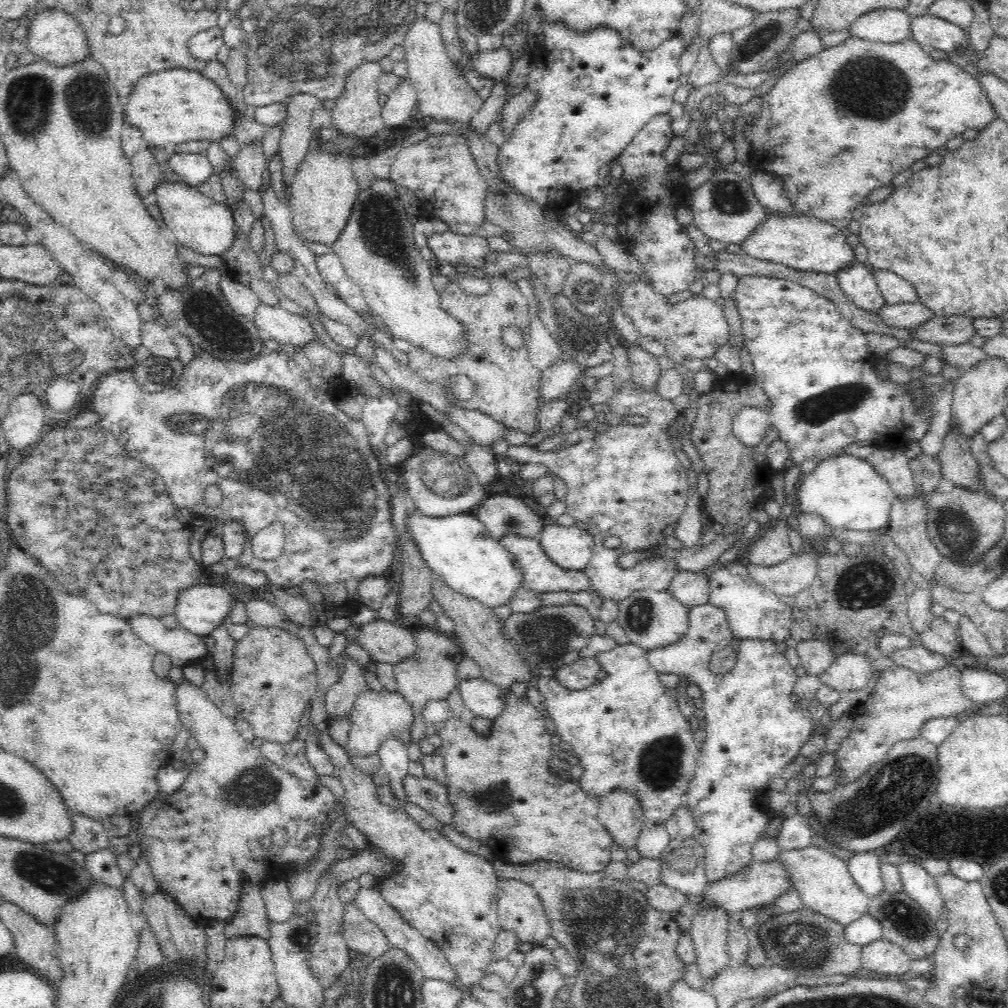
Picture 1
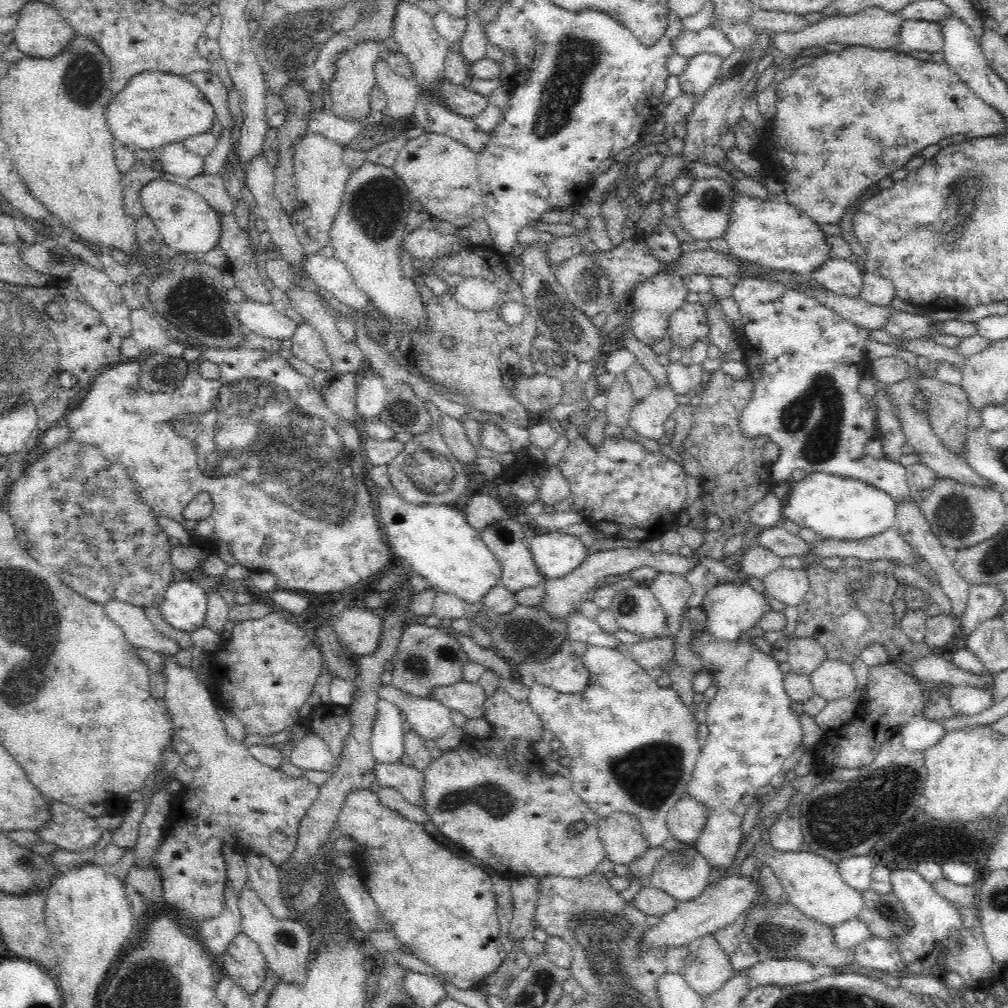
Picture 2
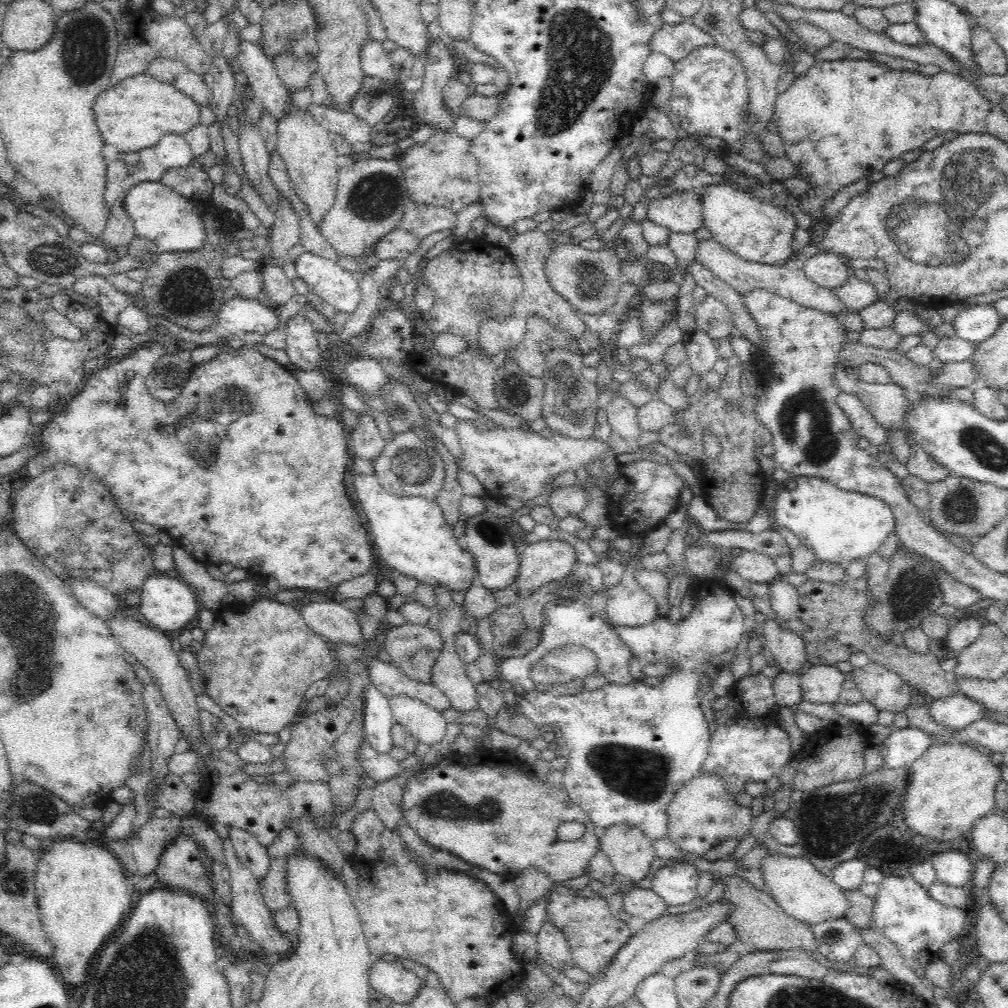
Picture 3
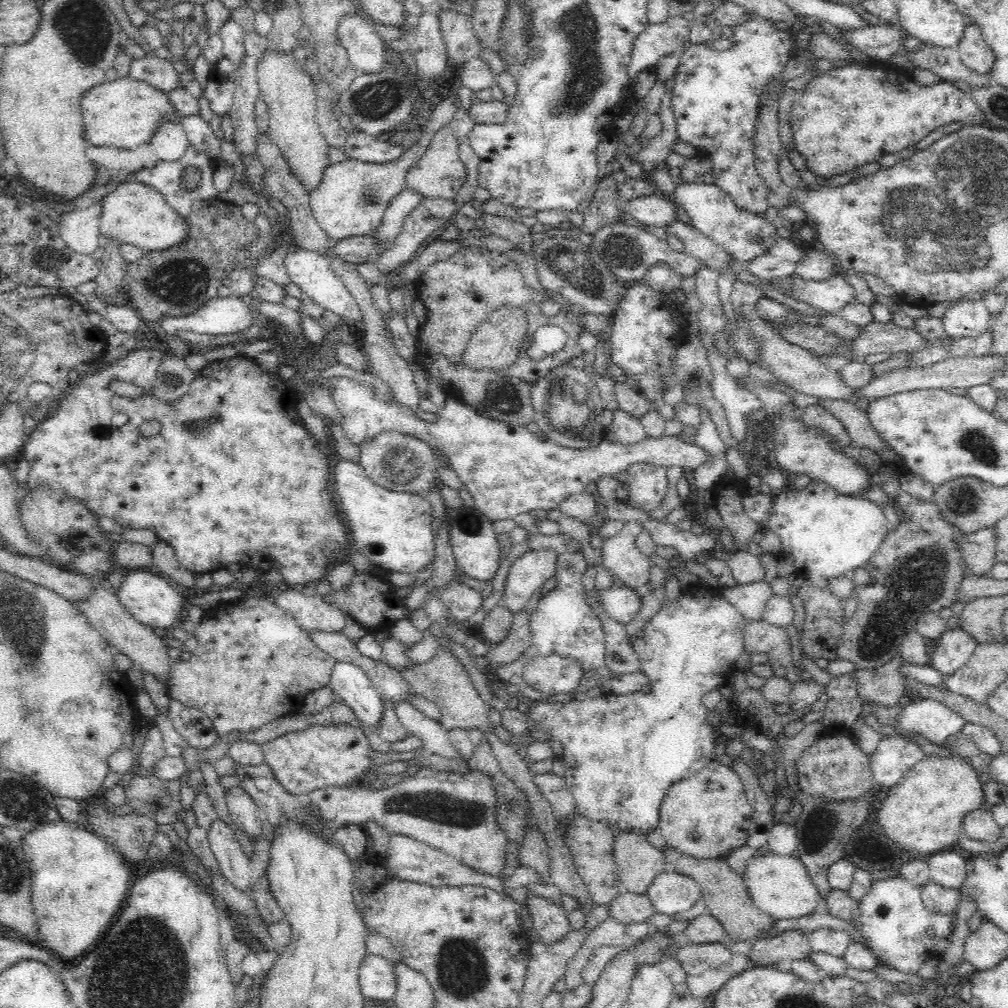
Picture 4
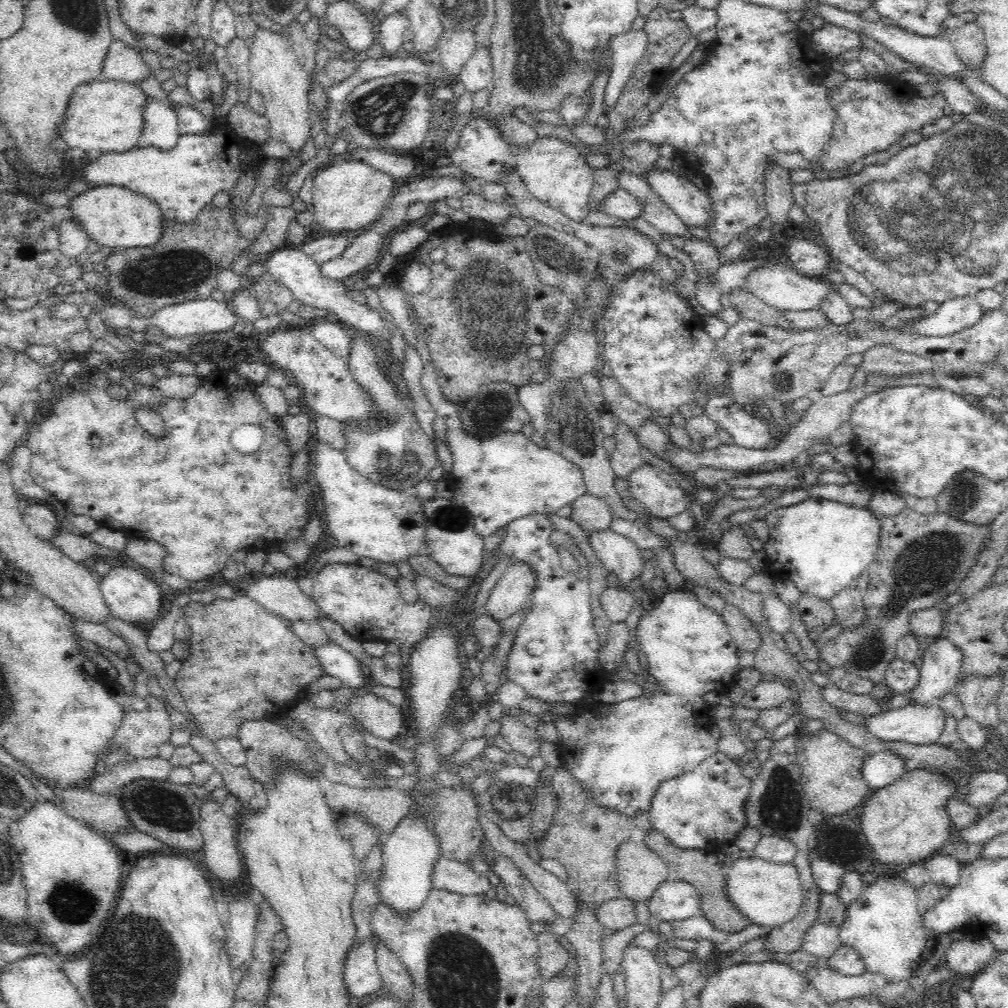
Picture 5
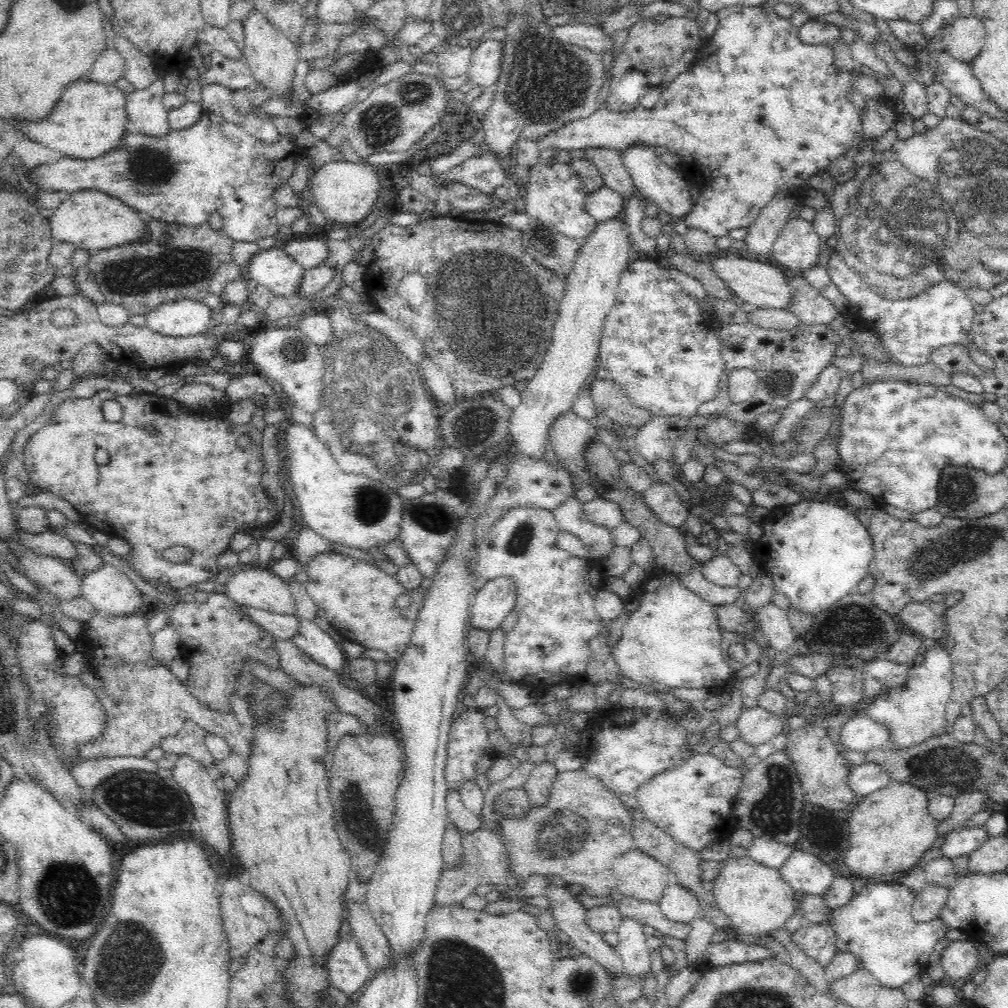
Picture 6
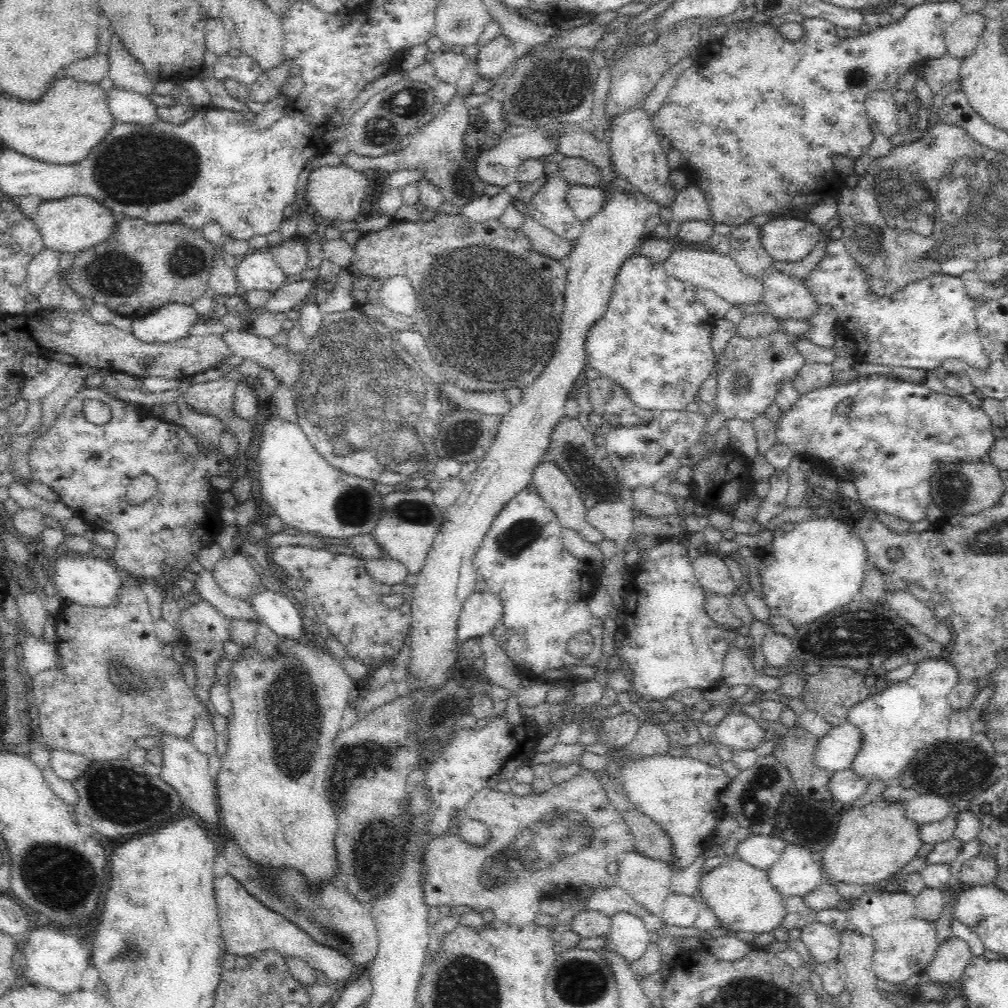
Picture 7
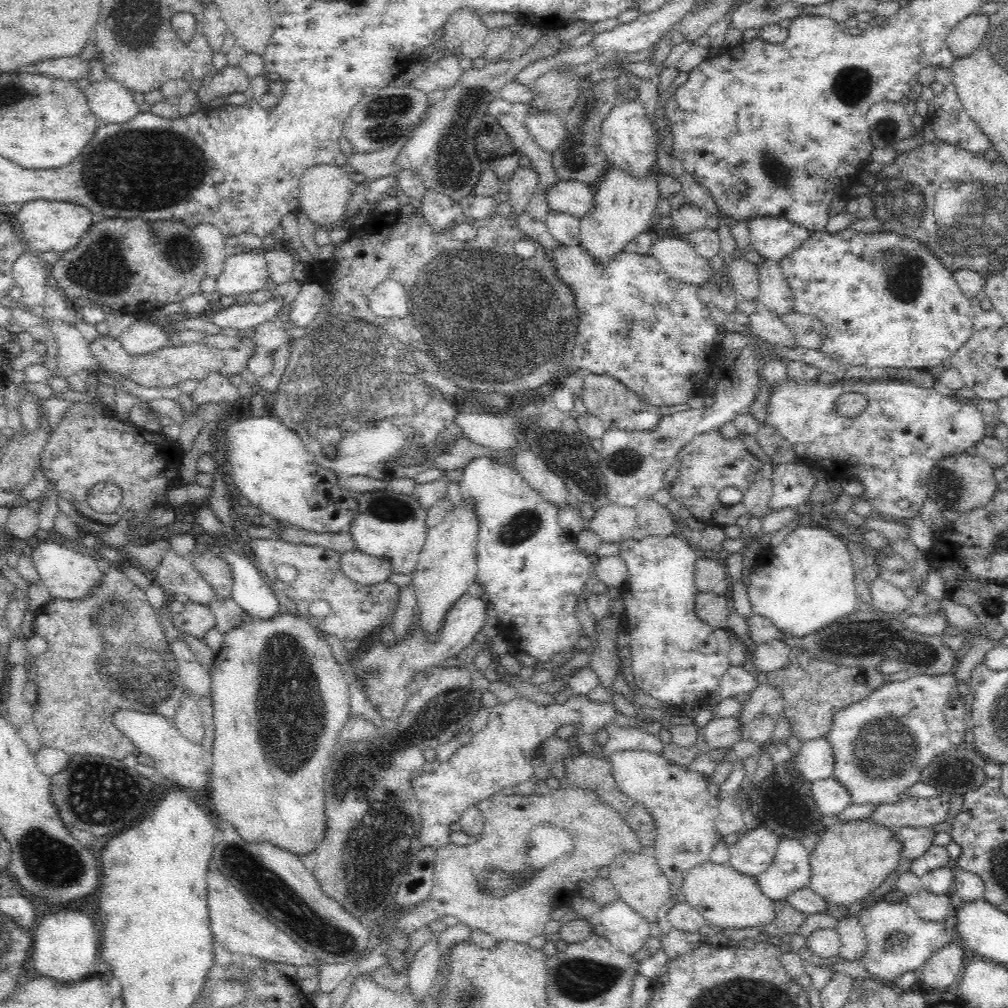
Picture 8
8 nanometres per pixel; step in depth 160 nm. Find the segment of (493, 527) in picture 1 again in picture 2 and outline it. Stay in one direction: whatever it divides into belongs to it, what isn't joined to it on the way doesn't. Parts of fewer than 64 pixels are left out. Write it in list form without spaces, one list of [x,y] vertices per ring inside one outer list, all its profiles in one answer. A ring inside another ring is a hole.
[[[472,493],[457,507],[464,513],[468,525],[479,531],[494,520],[508,518],[504,505],[498,499],[486,494]]]

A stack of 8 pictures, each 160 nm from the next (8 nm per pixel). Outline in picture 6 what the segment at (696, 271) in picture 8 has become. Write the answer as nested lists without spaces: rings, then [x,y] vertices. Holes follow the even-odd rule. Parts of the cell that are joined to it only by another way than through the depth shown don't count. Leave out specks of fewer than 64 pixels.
[[[721,252],[713,256],[704,258],[708,265],[712,267],[712,271],[716,273],[716,277],[724,281],[724,285],[738,297],[756,309],[758,308],[786,308],[786,304],[790,302],[790,298],[794,296],[794,289],[788,285],[786,274],[789,273],[780,265],[768,264],[748,259],[746,256],[737,252]]]

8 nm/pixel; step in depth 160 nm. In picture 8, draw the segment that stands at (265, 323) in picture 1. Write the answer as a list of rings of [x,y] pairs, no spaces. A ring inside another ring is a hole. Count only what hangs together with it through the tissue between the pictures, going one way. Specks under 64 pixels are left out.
[[[137,320],[119,335],[120,345],[130,355],[145,355],[161,349],[168,342],[169,331],[165,323],[160,326],[157,321]]]

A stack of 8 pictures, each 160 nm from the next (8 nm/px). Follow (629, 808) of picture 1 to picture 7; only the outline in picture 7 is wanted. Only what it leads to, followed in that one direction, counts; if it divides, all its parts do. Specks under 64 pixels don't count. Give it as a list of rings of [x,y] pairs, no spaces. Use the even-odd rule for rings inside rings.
[[[637,851],[621,853],[617,858],[618,869],[614,877],[614,884],[624,889],[640,908],[658,917],[663,913],[666,897],[671,894],[669,886],[674,874],[673,868],[662,860],[654,860]]]

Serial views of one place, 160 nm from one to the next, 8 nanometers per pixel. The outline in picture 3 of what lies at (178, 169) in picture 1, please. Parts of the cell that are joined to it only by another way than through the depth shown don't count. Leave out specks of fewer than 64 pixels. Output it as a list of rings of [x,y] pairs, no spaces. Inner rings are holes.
[[[163,134],[154,148],[156,148],[160,164],[165,169],[188,166],[195,159],[187,140],[182,134]]]

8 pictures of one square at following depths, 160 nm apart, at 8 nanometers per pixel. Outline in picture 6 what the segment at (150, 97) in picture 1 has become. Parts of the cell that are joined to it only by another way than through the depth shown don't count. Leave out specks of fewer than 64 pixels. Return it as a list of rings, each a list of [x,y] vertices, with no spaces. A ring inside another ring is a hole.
[[[83,78],[65,88],[63,96],[45,118],[22,122],[20,133],[41,147],[64,152],[65,157],[89,160],[119,148],[126,124],[125,94],[112,83],[96,83]]]

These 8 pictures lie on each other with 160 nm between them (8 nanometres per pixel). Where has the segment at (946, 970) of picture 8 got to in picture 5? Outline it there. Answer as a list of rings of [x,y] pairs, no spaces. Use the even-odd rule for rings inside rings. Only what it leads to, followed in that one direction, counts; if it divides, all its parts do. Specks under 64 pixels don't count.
[[[964,937],[951,942],[943,964],[960,978],[977,974],[983,967],[994,962],[1000,953],[986,937]]]

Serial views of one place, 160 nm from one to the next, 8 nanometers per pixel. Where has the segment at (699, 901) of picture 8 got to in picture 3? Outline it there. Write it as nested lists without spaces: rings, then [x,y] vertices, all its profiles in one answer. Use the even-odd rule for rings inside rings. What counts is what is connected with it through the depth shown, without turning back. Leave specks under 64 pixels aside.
[[[768,853],[760,862],[760,869],[762,869],[762,879],[768,887],[768,894],[774,897],[780,908],[788,916],[801,920],[809,926],[839,919],[848,908],[848,899],[844,897],[844,891],[834,884],[830,876],[818,872],[804,857]]]

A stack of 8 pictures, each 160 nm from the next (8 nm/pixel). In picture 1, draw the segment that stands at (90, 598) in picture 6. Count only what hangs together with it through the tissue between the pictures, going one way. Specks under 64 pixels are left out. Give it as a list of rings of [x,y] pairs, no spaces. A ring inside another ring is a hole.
[[[195,585],[181,591],[174,614],[178,627],[201,638],[209,636],[228,614],[235,600],[218,586]]]

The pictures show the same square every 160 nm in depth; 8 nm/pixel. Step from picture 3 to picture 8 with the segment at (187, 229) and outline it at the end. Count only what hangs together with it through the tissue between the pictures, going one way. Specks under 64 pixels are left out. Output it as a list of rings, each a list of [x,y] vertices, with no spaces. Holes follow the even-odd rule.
[[[38,199],[23,203],[11,219],[17,231],[25,238],[24,244],[29,251],[38,254],[41,252],[61,254],[66,250],[70,250],[76,242],[81,240],[95,218],[92,211],[84,206],[70,202]]]

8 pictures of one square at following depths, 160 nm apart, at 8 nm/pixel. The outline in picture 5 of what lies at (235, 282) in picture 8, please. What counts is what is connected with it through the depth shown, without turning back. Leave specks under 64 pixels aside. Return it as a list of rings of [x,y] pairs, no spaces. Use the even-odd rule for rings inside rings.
[[[289,246],[280,248],[268,256],[262,258],[265,267],[265,276],[290,289],[293,298],[300,301],[300,304],[326,308],[334,317],[338,317],[341,324],[351,329],[363,330],[370,335],[389,336],[392,330],[390,322],[384,320],[380,313],[368,305],[357,304],[348,297],[346,286],[339,280],[330,280],[320,275],[319,264],[316,264],[310,256],[300,250],[290,249]]]

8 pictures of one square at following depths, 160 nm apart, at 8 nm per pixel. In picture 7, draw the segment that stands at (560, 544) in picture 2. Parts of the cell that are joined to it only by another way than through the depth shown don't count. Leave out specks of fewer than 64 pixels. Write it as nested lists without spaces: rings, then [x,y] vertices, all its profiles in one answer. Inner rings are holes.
[[[488,590],[474,592],[462,606],[457,623],[457,644],[480,638],[496,627],[503,616],[500,598]]]

